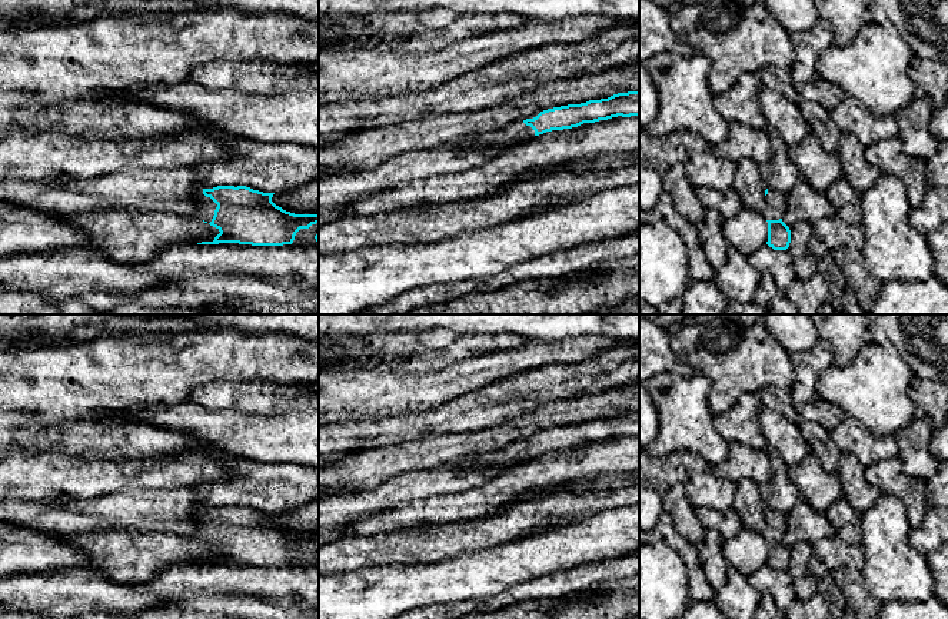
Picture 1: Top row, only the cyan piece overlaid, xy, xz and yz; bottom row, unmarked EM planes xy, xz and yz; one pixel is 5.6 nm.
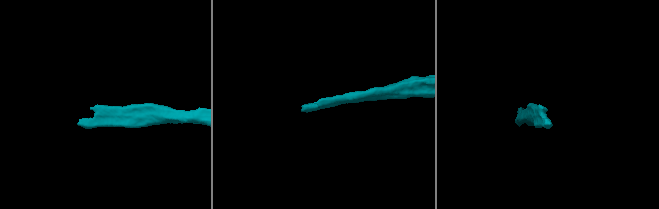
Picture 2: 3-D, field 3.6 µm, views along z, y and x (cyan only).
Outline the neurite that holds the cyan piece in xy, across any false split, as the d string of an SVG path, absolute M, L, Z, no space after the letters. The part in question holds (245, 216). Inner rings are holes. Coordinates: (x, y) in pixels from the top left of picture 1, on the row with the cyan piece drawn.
M246 186L197 189L194 197L203 207L192 216L220 232L213 242L197 244L292 244L300 229L319 223L319 214L295 214L276 206L273 194Z

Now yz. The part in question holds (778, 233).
M774 189L765 190L766 210L764 216L768 222L768 242L766 244L774 250L786 250L791 243L791 230L782 222L786 212L786 194Z

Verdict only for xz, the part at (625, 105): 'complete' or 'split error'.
split error

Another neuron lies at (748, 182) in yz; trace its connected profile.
M744 159L735 164L732 187L738 192L742 206L759 213L766 210L765 190L768 187L762 180L759 164L754 160Z

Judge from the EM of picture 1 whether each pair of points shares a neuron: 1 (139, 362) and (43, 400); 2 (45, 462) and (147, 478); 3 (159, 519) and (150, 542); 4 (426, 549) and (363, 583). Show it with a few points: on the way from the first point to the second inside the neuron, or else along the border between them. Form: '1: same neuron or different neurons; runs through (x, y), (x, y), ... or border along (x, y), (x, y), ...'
1: same neuron; runs through (115, 372), (90, 382), (67, 385)
2: same neuron; runs through (70, 476), (122, 476)
3: different neurons; border along (120, 529), (168, 531), (188, 535)
4: different neurons; border along (432, 563), (381, 563), (365, 568)

